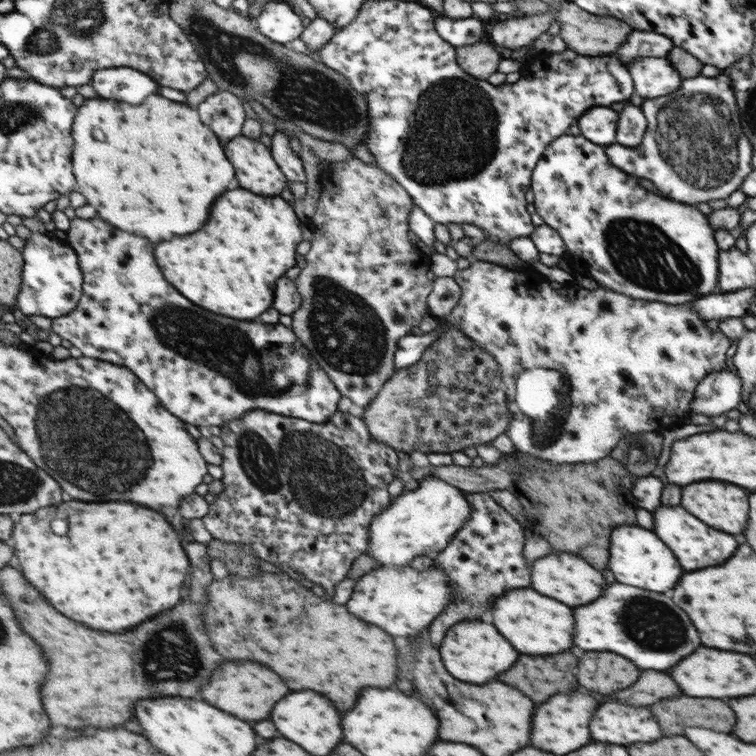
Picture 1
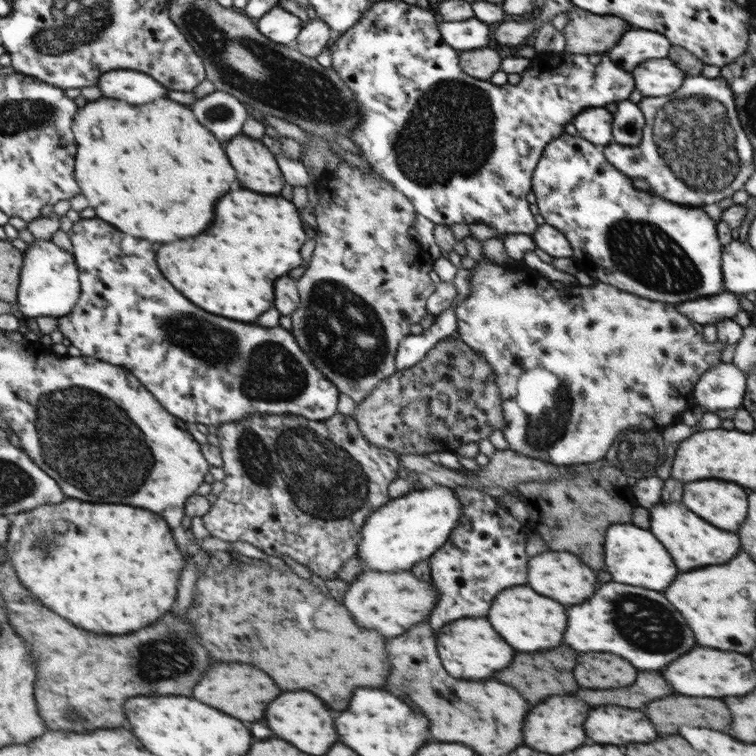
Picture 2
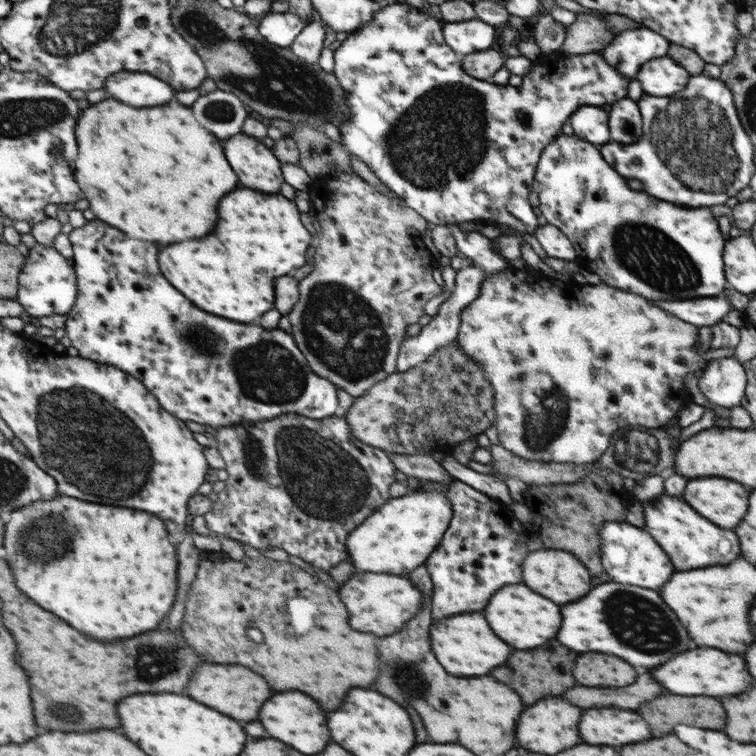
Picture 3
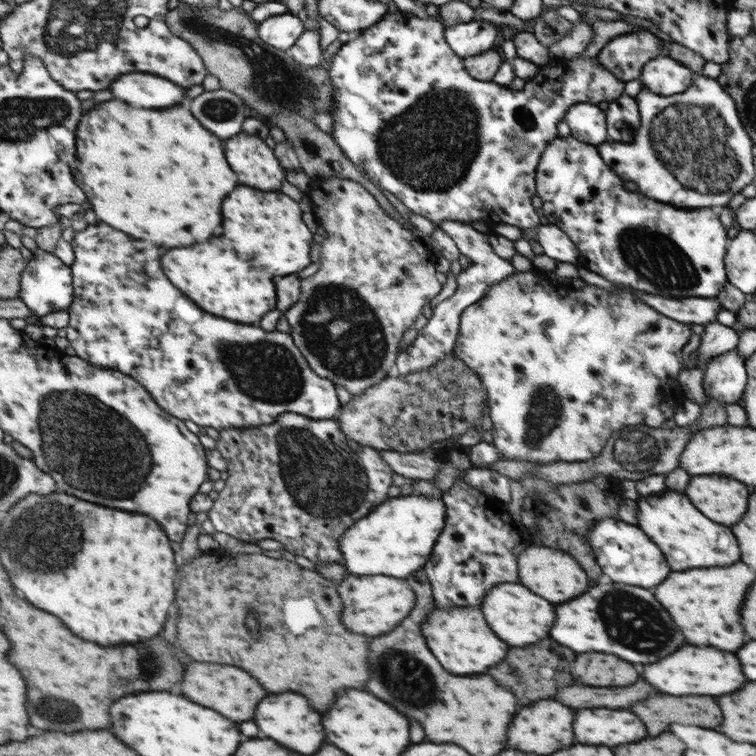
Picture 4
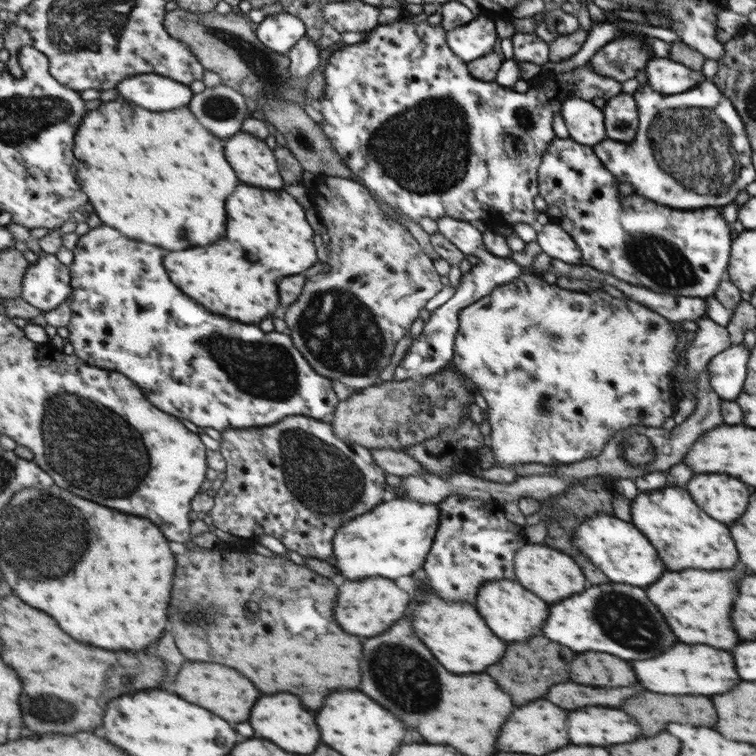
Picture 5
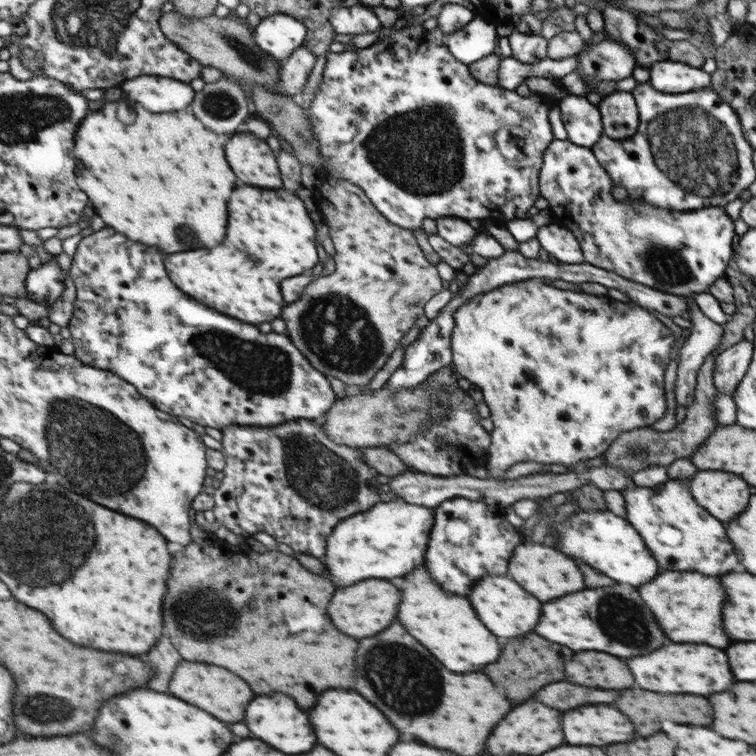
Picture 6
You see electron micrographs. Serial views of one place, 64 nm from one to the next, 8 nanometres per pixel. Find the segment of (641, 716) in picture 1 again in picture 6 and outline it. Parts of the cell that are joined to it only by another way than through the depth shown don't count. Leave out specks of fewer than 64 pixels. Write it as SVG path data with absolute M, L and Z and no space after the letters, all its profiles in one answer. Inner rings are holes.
M607 704L579 706L573 710L567 710L561 716L561 730L565 730L565 742L569 746L603 746L613 742L627 742L633 738L631 722L621 712L617 712Z

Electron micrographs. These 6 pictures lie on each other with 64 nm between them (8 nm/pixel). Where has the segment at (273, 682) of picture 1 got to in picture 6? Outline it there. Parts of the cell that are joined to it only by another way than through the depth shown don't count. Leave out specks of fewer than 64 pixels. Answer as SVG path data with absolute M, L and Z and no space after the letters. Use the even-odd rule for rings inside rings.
M183 660L177 666L169 692L177 694L177 698L185 698L185 702L193 702L203 710L209 710L209 714L213 714L215 718L221 718L223 722L239 722L243 718L243 708L253 698L247 684L237 676L233 676L229 670L221 666L209 666L209 664L187 662L187 660Z

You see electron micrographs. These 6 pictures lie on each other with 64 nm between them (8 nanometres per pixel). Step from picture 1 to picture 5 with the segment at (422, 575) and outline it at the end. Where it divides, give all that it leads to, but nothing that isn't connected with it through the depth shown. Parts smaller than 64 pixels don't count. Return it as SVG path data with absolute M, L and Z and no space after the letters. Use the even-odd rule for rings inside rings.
M370 577L357 582L339 579L336 584L341 594L337 594L337 606L333 608L333 618L337 618L337 626L341 626L341 630L345 630L347 634L369 638L385 632L395 620L403 616L407 594L401 592L391 579Z

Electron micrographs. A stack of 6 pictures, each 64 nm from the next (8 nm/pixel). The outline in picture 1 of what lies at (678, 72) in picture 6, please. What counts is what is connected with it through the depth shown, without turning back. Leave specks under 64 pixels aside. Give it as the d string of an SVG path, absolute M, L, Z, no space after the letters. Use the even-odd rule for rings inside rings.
M643 58L629 66L633 70L633 82L637 82L637 96L657 98L678 90L681 74L677 74L665 58Z

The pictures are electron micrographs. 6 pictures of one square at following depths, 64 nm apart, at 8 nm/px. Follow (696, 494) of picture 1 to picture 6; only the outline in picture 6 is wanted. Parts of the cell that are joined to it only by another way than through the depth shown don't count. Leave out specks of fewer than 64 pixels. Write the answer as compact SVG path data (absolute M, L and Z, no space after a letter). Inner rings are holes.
M705 470L697 472L690 480L689 486L693 486L697 502L701 502L713 518L725 522L743 512L749 498L749 486L739 476L721 470Z

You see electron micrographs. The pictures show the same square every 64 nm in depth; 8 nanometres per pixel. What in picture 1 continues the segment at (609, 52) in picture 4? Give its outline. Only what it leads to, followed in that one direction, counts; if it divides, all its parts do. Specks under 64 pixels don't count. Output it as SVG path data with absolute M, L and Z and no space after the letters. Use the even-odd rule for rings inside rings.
M632 29L629 36L625 37L625 44L614 55L621 58L621 62L629 64L635 58L665 58L673 46L662 34Z

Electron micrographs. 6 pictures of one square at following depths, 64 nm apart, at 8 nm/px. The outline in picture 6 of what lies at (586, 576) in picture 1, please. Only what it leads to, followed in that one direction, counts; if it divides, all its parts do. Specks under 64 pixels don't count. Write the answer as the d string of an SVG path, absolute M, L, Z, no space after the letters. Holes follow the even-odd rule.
M523 541L511 550L506 577L513 578L515 582L521 582L521 586L525 586L525 590L529 590L529 594L533 594L533 596L537 594L535 598L539 602L547 602L551 598L559 598L563 594L577 592L583 588L581 574L579 574L577 566L573 564L573 560L569 560L567 556L563 556L561 552L557 552L553 548L533 542Z

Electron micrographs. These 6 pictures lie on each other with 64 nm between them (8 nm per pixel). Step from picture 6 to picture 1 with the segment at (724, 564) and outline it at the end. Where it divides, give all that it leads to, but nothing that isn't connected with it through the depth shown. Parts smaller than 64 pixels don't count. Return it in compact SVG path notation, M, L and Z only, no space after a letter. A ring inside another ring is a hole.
M659 506L652 514L653 534L657 534L657 538L661 538L661 542L665 542L669 550L673 550L673 554L677 554L677 562L681 562L687 572L723 564L737 548L737 540L731 534L709 528L707 524L685 512L681 506Z

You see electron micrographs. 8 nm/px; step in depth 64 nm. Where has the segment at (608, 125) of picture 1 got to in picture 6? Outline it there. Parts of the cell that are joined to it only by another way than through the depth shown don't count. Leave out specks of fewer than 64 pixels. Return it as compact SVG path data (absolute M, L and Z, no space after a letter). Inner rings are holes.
M570 94L562 98L558 106L568 142L590 149L600 141L603 120L596 106L589 104L584 96Z

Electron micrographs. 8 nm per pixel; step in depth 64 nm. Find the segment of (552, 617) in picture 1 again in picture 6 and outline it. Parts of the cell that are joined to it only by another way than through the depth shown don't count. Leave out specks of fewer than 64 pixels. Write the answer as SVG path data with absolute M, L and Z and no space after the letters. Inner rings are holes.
M506 576L481 577L477 583L471 585L471 589L465 597L472 604L473 610L477 610L477 618L481 618L481 622L485 622L485 626L489 626L489 630L493 630L493 634L503 636L503 638L519 636L519 634L533 630L533 626L539 618L541 604L533 596L523 592L513 580L509 580L509 577Z

